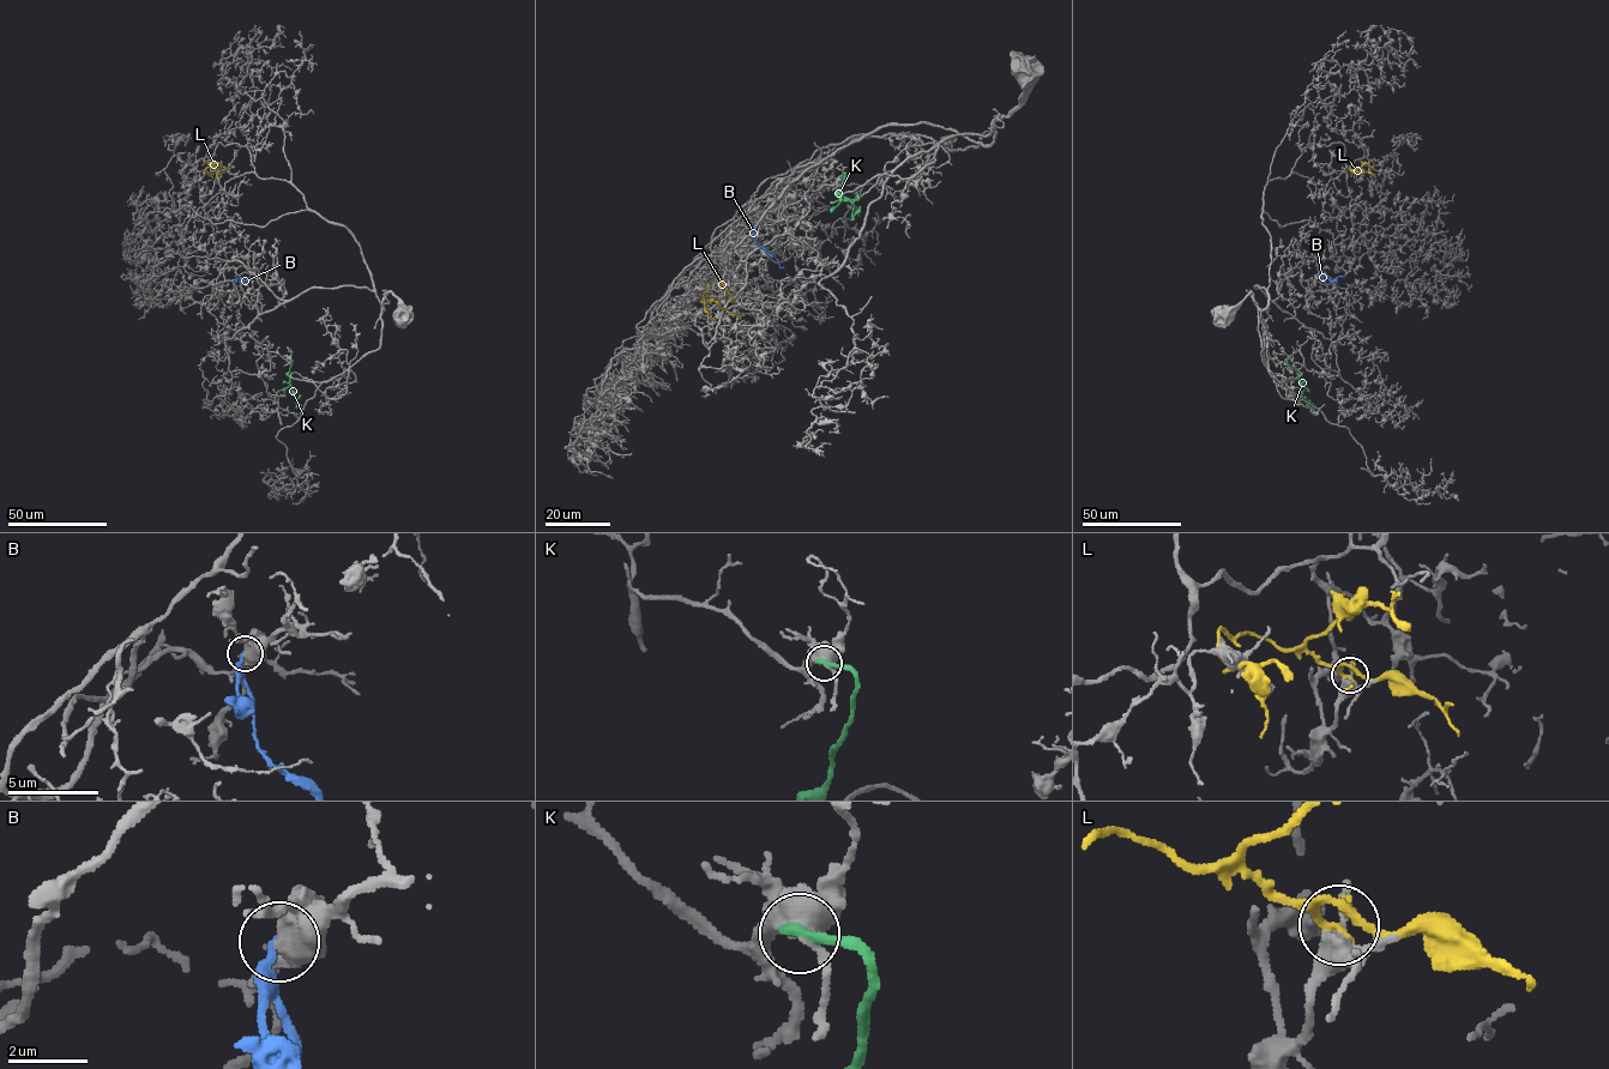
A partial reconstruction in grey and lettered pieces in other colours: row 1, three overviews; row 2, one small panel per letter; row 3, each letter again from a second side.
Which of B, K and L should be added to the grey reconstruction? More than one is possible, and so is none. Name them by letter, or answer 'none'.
none

